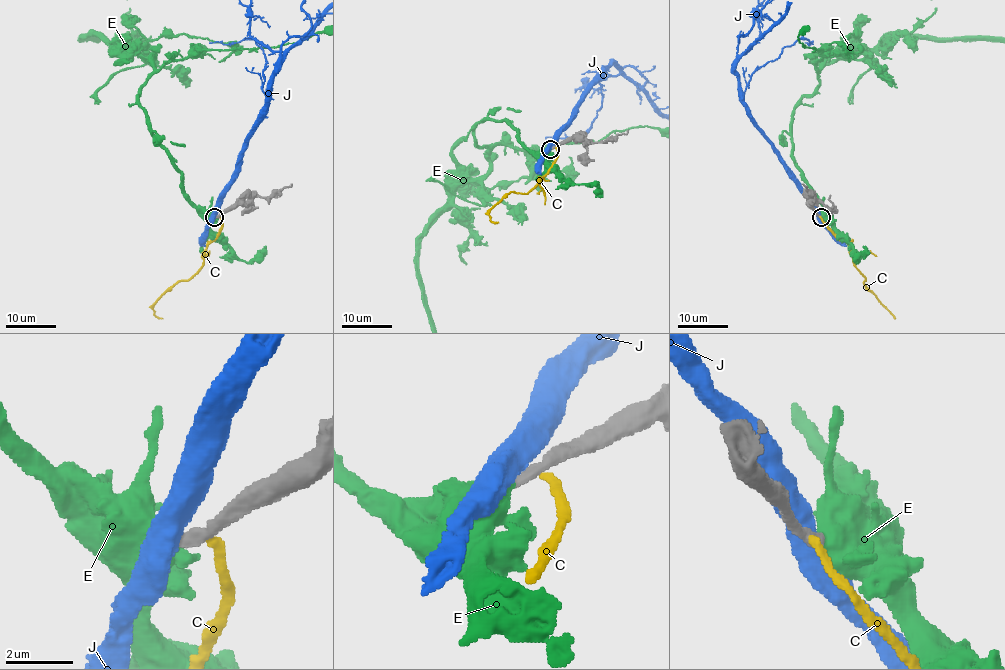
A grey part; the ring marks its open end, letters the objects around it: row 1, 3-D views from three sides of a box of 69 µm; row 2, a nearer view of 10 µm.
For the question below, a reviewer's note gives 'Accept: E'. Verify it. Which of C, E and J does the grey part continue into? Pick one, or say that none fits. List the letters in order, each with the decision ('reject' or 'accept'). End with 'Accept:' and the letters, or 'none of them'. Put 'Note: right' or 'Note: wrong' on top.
Note: right
C: reject
E: accept
J: reject
Accept: E

